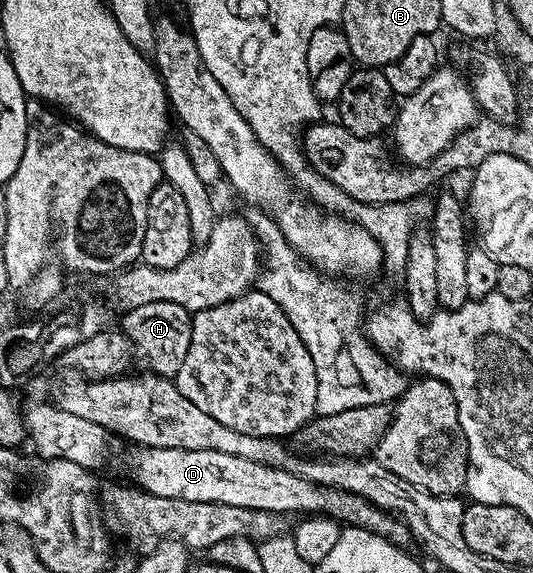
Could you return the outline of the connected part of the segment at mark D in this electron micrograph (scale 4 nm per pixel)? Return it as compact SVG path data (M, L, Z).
M34 401L24 409L29 444L34 444L35 451L42 459L68 459L68 463L80 463L80 467L91 471L99 471L109 461L120 459L125 462L126 473L134 480L131 482L136 483L137 488L164 499L224 503L232 507L283 515L327 515L347 526L355 525L372 531L399 547L405 546L406 540L411 540L412 534L405 521L387 513L385 509L377 509L360 495L352 495L343 489L332 489L327 485L317 485L286 469L252 463L252 459L228 455L224 451L184 451L133 443L126 446L116 440L109 430L100 427L100 423L80 419L80 415L72 415L72 411L64 411L59 405L46 401Z

